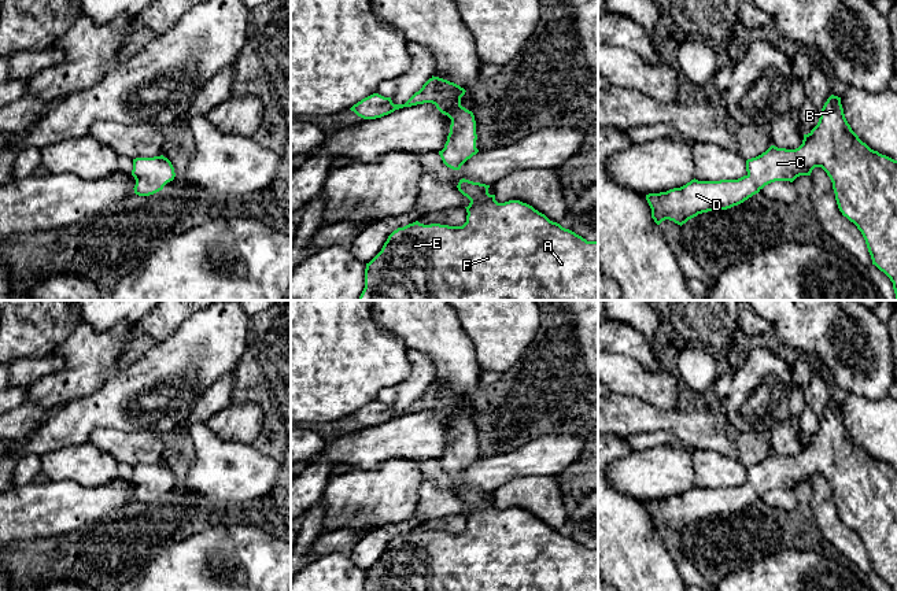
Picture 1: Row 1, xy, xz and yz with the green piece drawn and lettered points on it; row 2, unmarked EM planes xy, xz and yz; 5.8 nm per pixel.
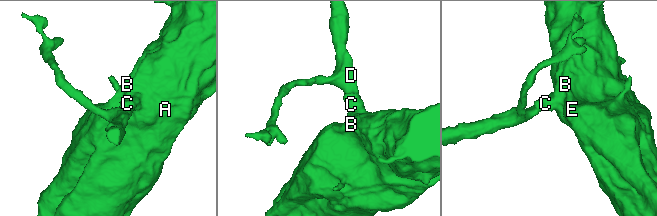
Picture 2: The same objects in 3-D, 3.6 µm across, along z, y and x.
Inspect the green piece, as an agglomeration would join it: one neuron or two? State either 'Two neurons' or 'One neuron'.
One neuron

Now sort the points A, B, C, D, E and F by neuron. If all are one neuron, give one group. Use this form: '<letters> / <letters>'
A B C D E F

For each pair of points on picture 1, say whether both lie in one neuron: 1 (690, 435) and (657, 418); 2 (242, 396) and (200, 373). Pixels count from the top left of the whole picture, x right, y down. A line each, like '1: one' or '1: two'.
1: one
2: two

